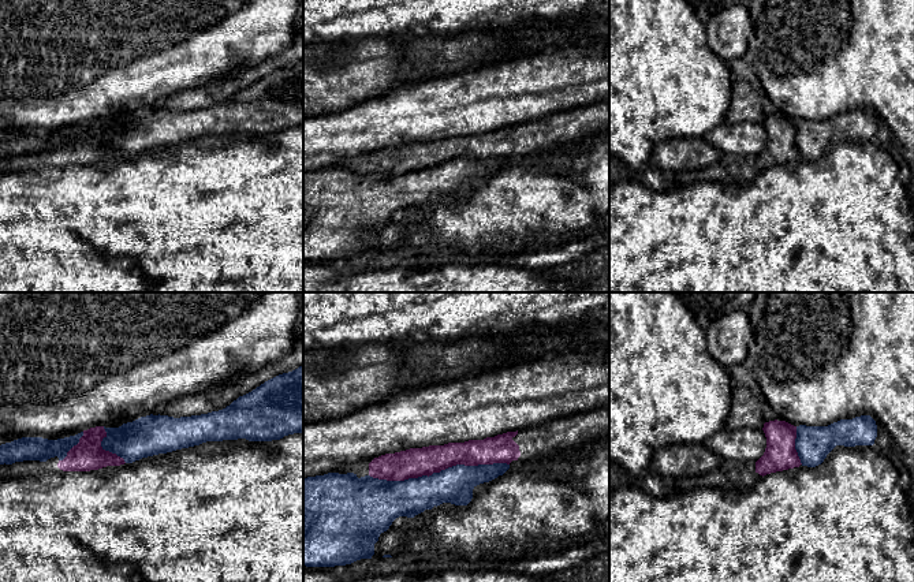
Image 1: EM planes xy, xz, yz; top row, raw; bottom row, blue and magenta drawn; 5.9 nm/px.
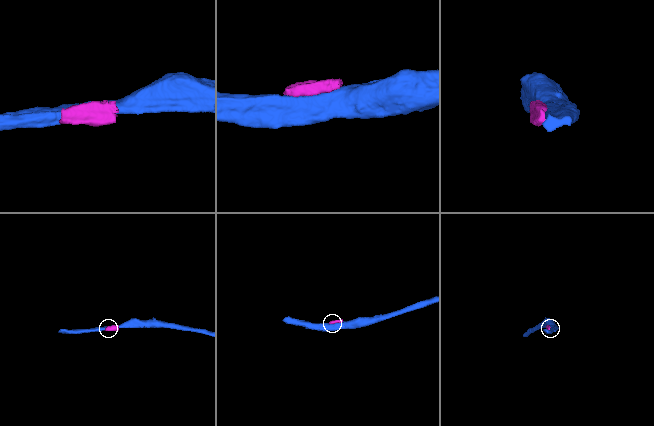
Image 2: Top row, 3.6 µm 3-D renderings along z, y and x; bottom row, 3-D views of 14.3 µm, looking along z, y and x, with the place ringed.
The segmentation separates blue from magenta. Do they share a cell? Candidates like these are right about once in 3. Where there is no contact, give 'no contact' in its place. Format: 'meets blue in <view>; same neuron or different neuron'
meets blue in xz; different neuron

